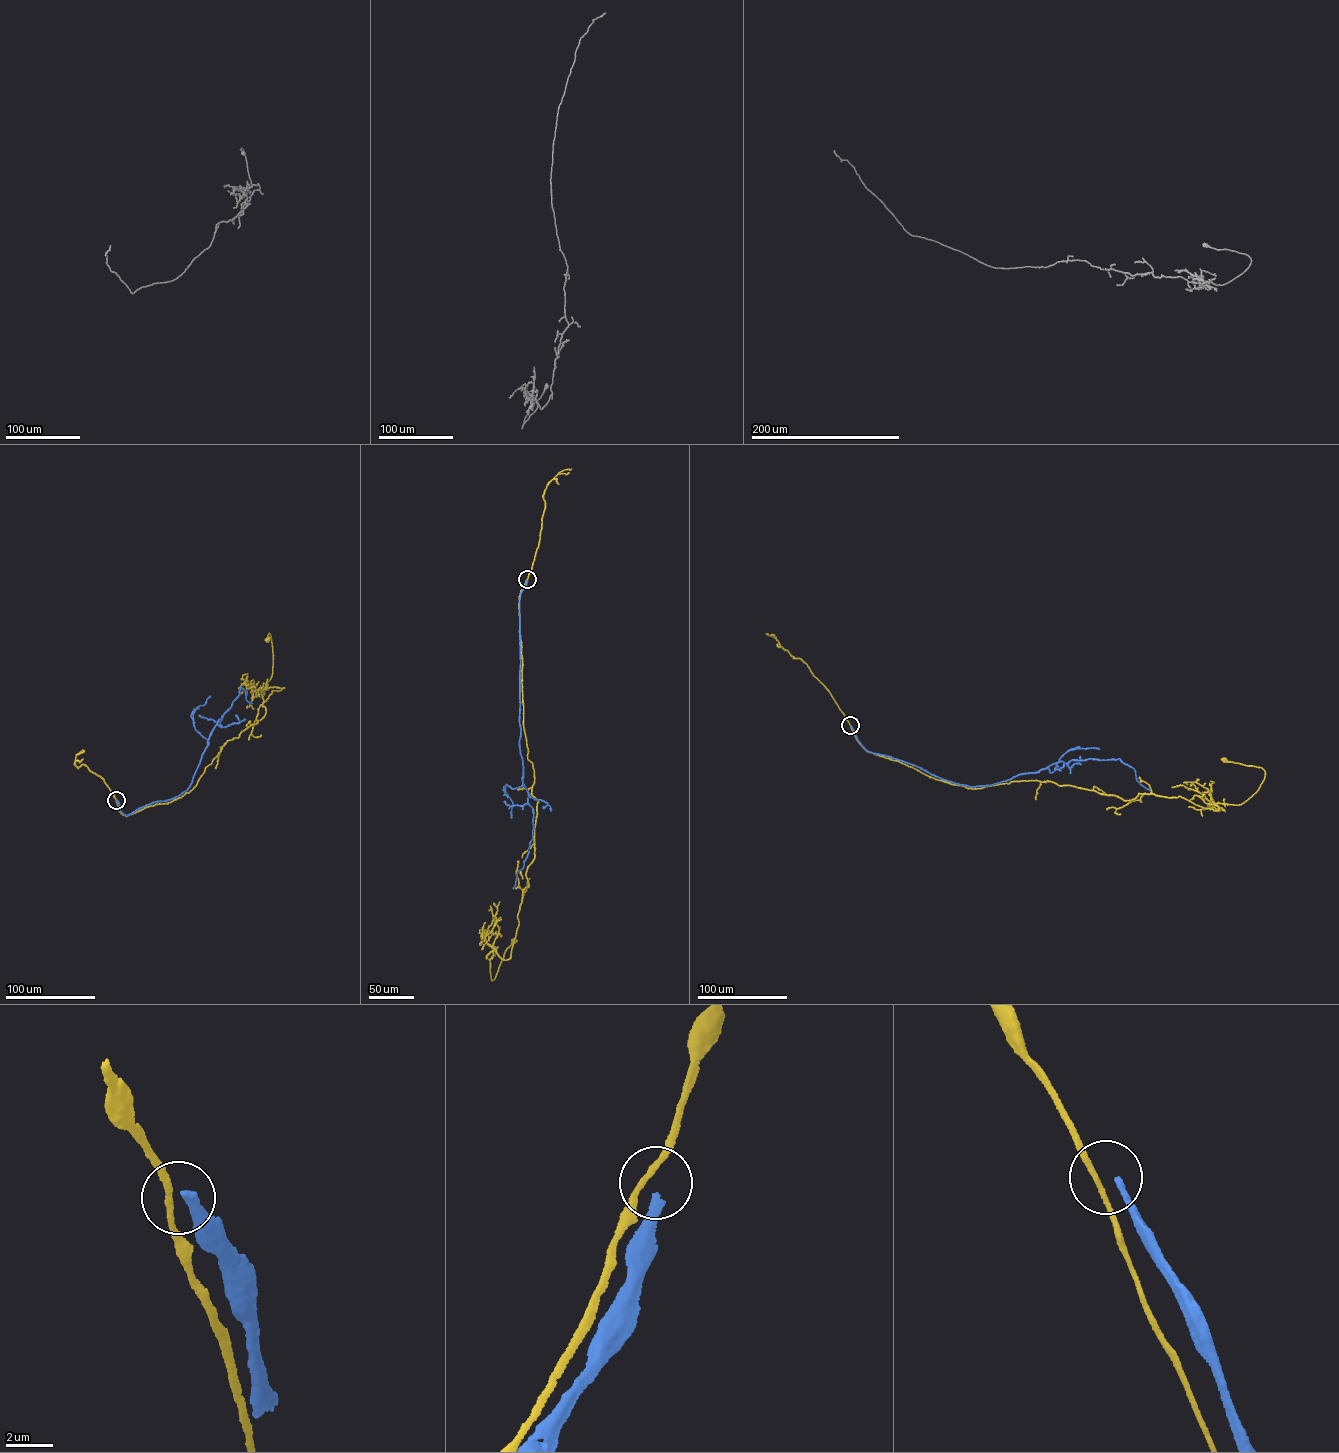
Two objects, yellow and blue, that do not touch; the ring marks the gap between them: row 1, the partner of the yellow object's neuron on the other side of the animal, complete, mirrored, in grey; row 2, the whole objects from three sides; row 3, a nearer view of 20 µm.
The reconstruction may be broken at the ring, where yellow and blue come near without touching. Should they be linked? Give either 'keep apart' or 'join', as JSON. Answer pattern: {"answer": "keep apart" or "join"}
{"answer": "keep apart"}

